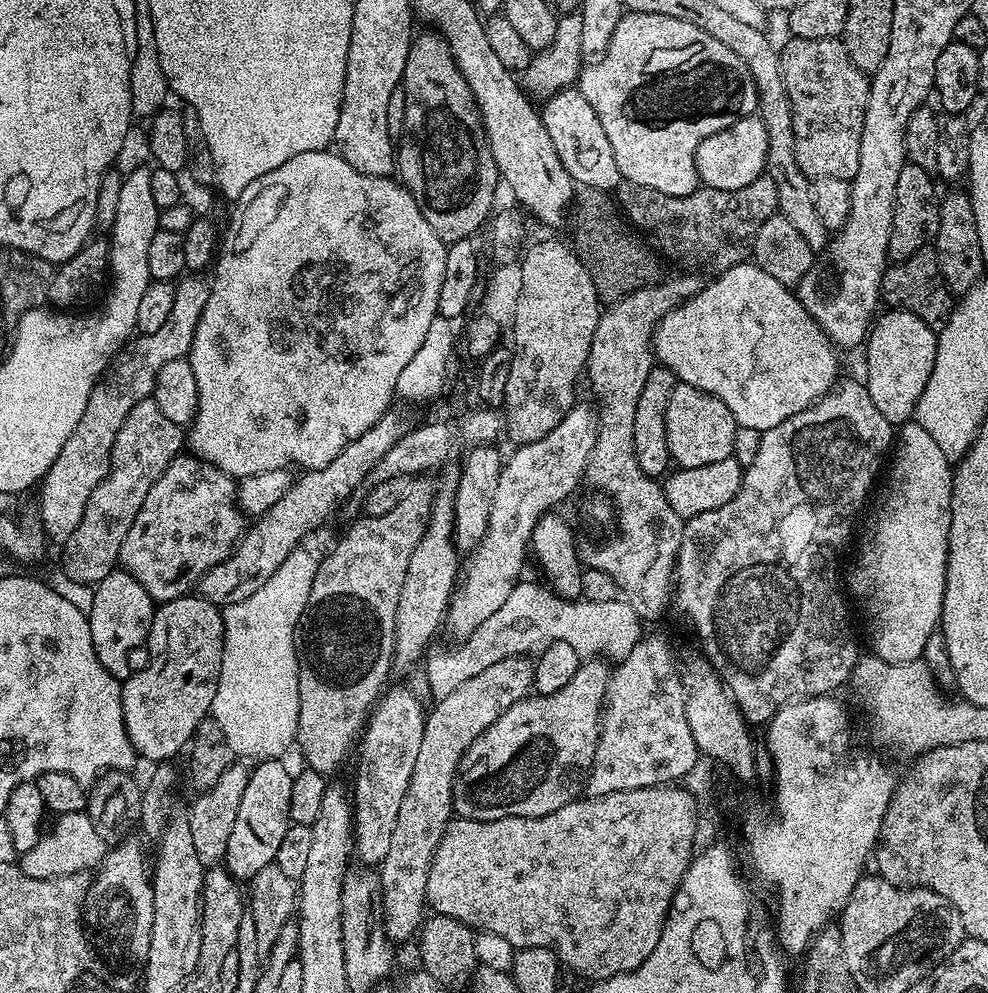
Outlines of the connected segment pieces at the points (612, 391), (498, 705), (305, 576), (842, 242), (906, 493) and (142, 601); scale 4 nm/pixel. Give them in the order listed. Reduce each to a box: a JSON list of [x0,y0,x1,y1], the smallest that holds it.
[[582,275,702,622],[379,655,536,945],[211,550,318,761],[794,52,934,350],[846,422,954,664],[87,570,156,682]]

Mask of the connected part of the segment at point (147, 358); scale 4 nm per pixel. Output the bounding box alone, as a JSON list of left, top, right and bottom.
[38,274,208,546]

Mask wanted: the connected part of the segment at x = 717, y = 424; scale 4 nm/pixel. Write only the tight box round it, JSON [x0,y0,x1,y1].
[666,383,737,468]

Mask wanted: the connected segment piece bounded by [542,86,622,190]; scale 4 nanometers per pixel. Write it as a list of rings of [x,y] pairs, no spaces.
[[[579,87],[564,88],[555,96],[547,97],[543,104],[542,115],[550,142],[554,142],[554,150],[558,150],[558,158],[562,158],[562,166],[566,166],[573,181],[585,188],[615,189],[622,177],[618,162],[614,162],[614,150],[610,150],[610,138],[606,138],[606,130],[602,130],[594,106],[586,102]]]

